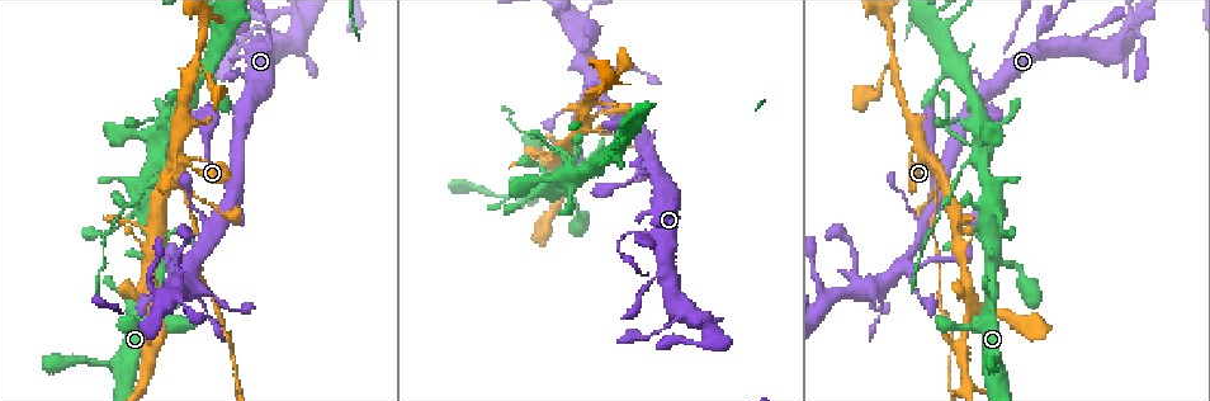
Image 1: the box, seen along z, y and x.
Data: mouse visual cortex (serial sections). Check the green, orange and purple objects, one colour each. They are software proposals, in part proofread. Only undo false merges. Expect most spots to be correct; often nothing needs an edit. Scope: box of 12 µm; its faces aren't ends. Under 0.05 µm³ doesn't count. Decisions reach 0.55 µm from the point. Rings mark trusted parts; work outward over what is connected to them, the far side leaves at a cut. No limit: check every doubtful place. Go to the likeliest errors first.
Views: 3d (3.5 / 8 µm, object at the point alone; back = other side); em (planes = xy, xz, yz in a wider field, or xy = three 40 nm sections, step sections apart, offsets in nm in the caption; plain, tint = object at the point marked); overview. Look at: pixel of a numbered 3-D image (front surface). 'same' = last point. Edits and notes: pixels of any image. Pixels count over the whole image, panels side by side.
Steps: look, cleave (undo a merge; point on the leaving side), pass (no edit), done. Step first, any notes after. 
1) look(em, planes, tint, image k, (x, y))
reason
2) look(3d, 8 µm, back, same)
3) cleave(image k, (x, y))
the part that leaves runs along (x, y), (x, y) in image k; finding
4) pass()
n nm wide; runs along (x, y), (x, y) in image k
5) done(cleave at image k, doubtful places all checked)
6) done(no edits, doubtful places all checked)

look(em, planes, tint, image 1, (586, 122))
four or more arms meet

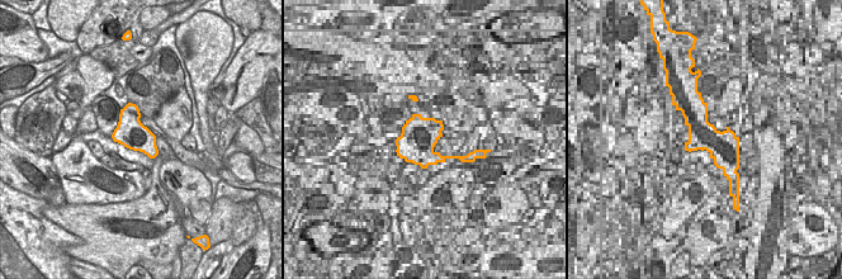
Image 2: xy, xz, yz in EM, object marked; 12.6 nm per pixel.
look(3d, 3.5 µm, same)
wider look

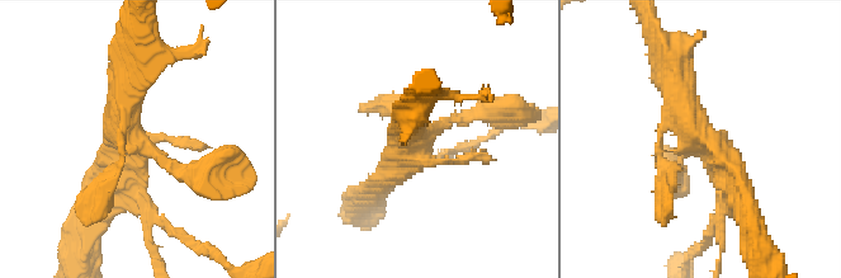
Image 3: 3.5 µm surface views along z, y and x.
pass()
runs along (485, 112), (442, 121), (379, 183) in image 3; continuous, no second cell

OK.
look(3d, 3.5 µm, image 1, (938, 203))
calibre changes

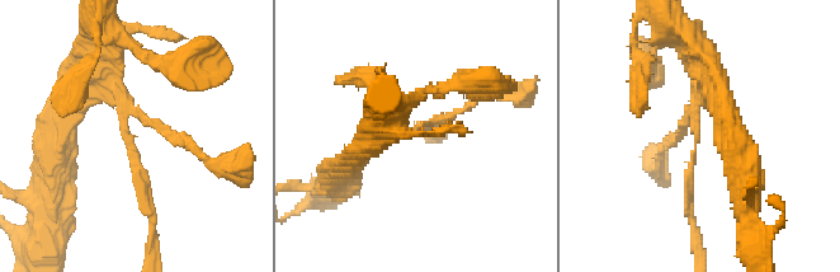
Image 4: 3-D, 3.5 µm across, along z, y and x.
look(em, xy, step 5, tint, image 4, (128, 148))
arms of 150, 150 nm; now the EM

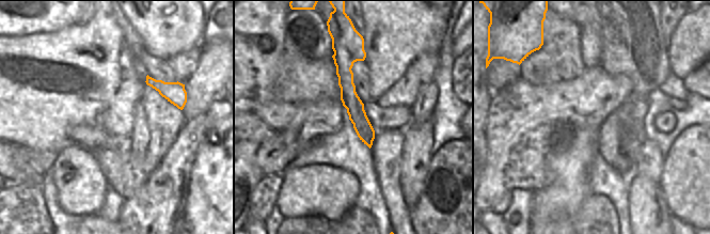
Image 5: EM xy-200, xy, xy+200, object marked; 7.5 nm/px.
cleave(image 4, (135, 159))
the part that leaves runs along (122, 111), (154, 228) in image 4; a second cell is stuck on

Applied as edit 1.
look(overview)

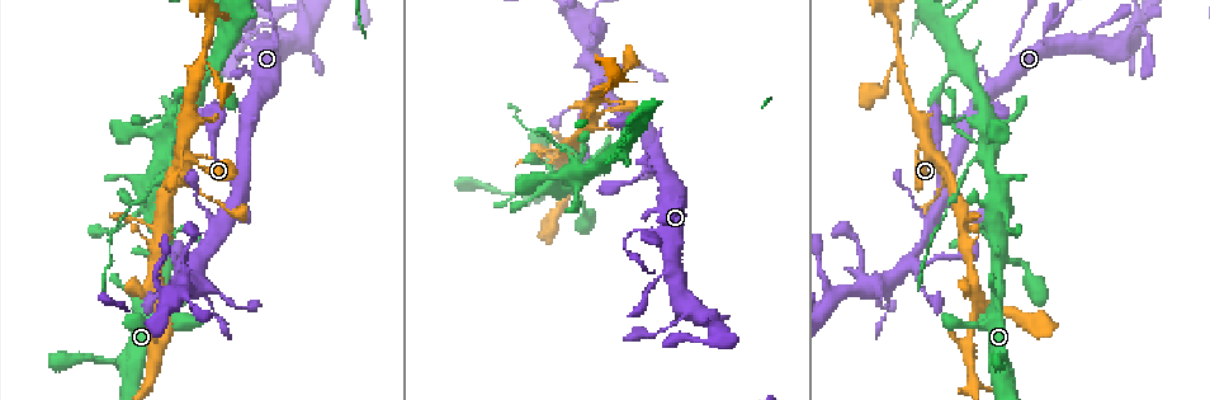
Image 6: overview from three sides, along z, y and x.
look(3d, 8 µm, image 6, (990, 158))
thin arm on a thick one

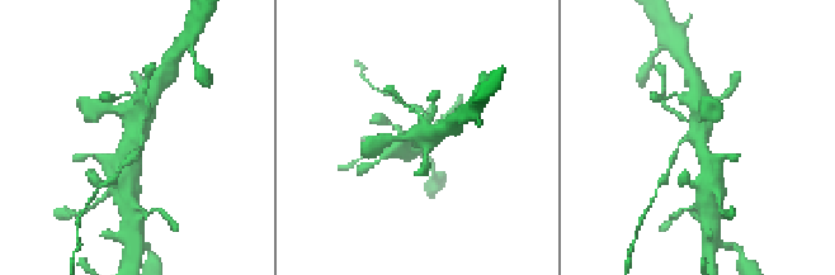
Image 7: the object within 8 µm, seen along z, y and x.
look(3d, 3.5 µm, back, image 7, (137, 139))
zoom in

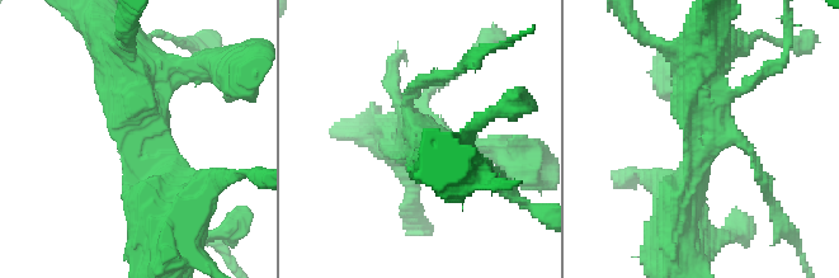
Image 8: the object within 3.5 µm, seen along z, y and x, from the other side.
pass()
runs along (170, 212), (127, 56) in image 8; all the same cell

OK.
look(3d, 3.5 µm, image 6, (638, 230))
narrows sharply

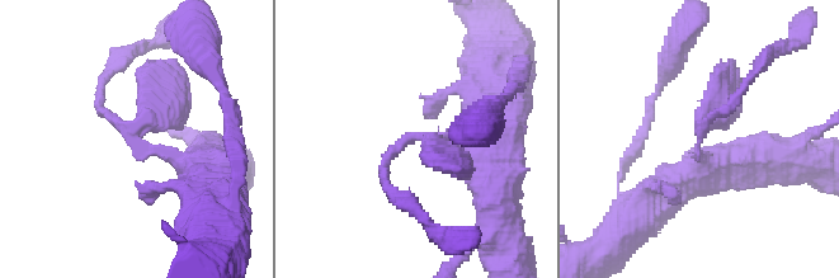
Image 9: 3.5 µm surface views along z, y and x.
look(em, xy, step 3, plain, image 9, (698, 129))
3 arms; arms of 150, 300, 300 nm; need the tissue

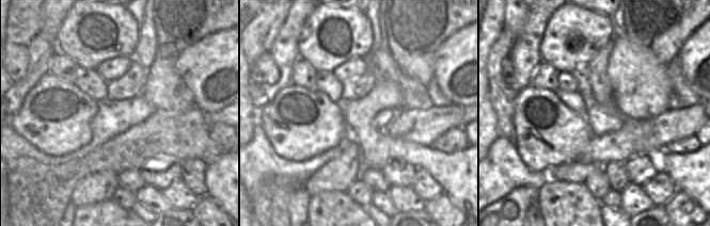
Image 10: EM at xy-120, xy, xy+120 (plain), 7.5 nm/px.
look(em, xy, step 3, tint, same)

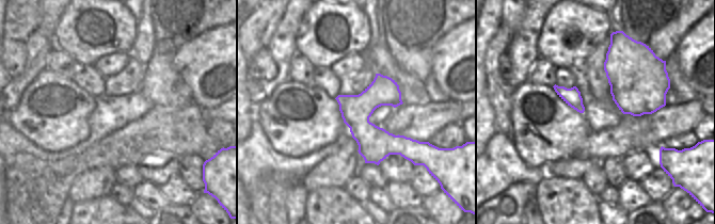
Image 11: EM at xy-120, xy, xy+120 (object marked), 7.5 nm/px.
cleave(image 9, (145, 97))
a second cell is stuck on

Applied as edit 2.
look(overview)

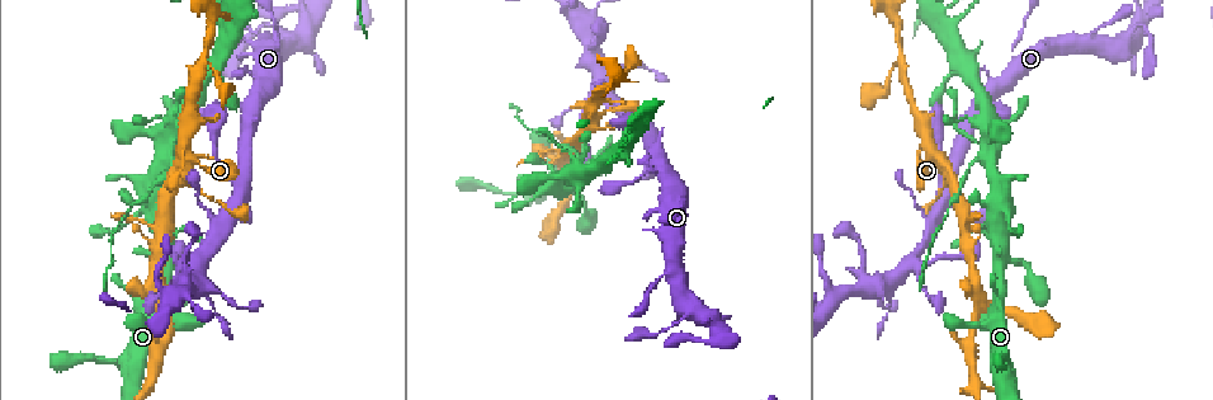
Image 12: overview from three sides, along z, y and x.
look(3d, 3.5 µm, back, image 12, (604, 89))

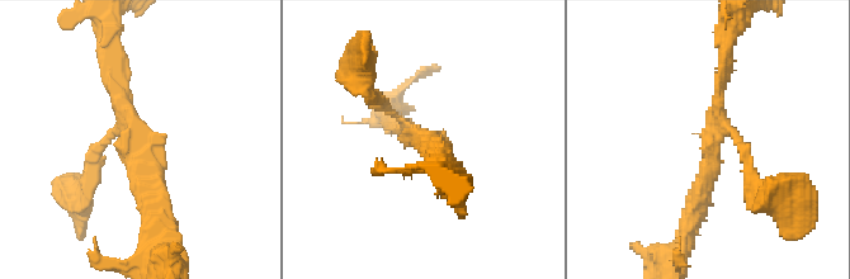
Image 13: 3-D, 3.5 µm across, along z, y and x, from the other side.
look(em, planes, tint, image 13, (133, 130))
3 arms; arms of 150, 150, 250 nm

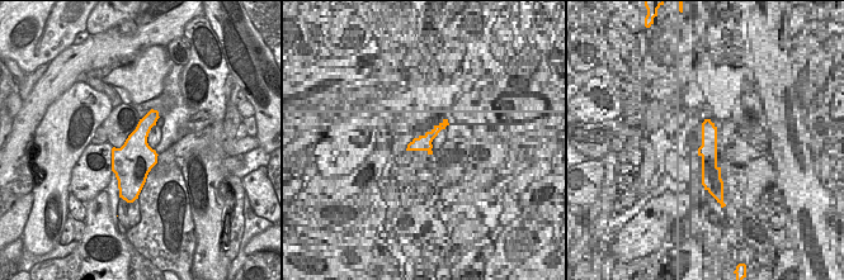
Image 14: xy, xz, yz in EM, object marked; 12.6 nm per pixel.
pass()
runs along (154, 206), (107, 50) in image 13; continuous, no second cell

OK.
look(3d, 3.5 µm, image 12, (616, 85))
sharp bend

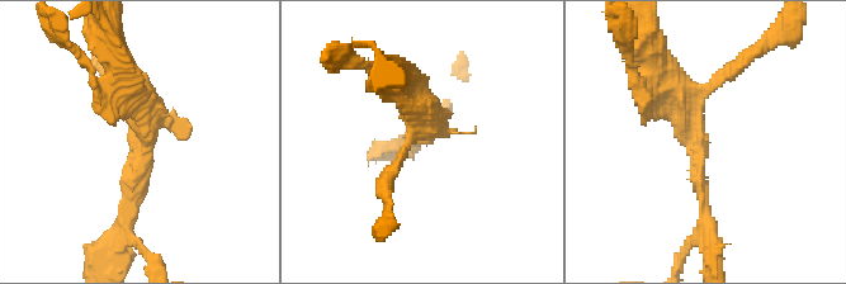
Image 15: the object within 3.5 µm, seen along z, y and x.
look(em, xy, step 1, tint, image 15, (696, 149))

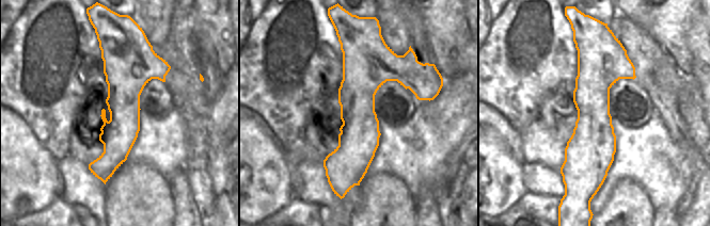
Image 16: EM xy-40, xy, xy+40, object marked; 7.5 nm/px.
pass()
runs along (592, 44), (593, 175), (598, 184) in image 16; all the same cell

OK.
done(cleave at image 4, cleave at image 9, doubtful places all checked)

